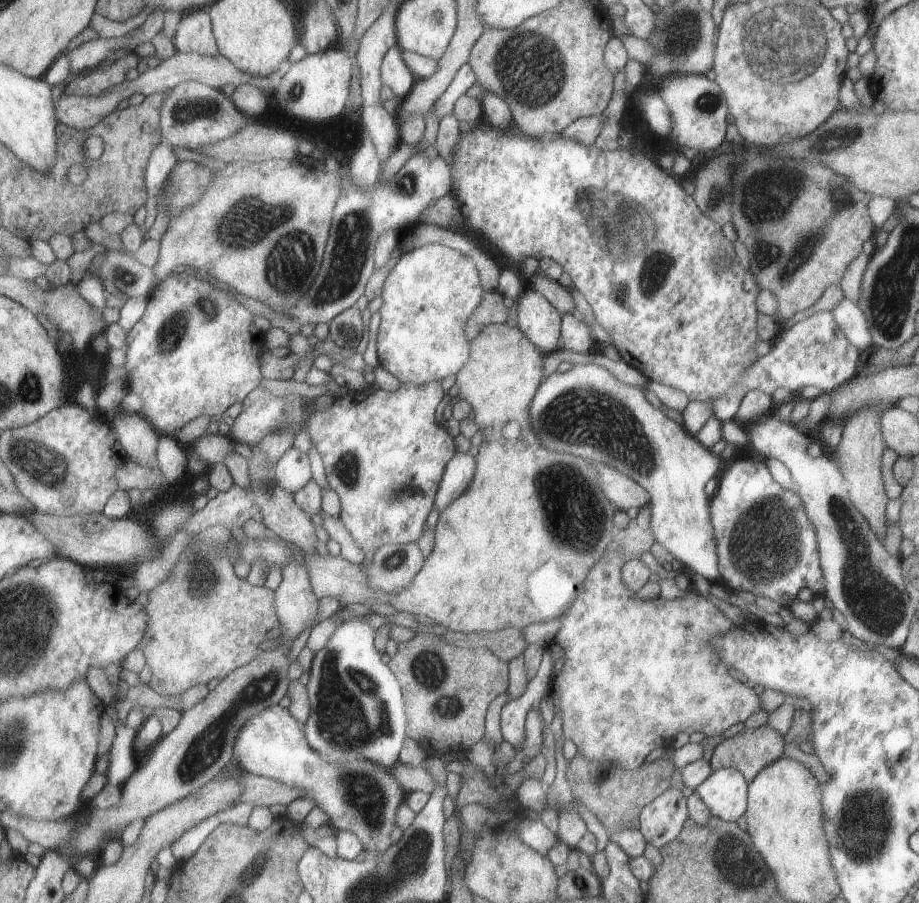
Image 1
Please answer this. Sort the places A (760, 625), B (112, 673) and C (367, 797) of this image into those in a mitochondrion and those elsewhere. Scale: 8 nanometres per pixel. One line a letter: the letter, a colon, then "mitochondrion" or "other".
A: other
B: other
C: mitochondrion

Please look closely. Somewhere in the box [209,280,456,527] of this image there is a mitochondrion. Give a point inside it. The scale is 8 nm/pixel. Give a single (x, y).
(346, 467)

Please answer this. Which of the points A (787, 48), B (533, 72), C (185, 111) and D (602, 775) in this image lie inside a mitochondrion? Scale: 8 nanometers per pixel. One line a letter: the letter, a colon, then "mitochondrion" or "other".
A: mitochondrion
B: mitochondrion
C: mitochondrion
D: mitochondrion

